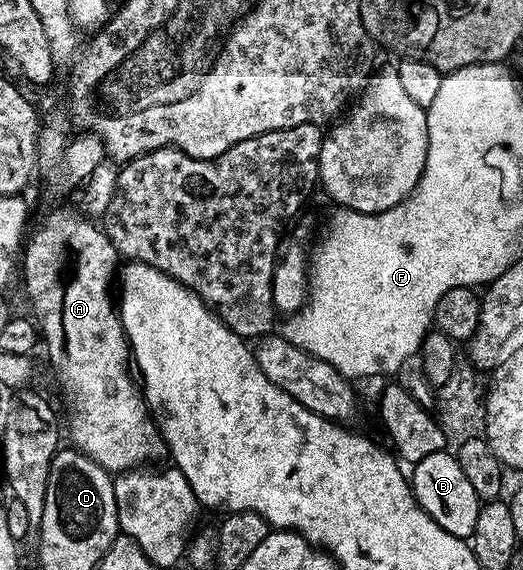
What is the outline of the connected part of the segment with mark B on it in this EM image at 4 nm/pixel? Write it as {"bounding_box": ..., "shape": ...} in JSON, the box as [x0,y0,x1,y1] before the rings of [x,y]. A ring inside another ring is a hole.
{"bounding_box":[410,451,482,539],"shape":[[[448,451],[426,455],[426,459],[411,466],[410,484],[418,504],[434,523],[438,523],[438,527],[442,527],[442,531],[450,531],[450,535],[461,539],[471,538],[482,502],[478,495],[474,495],[474,487],[467,481],[456,456]]]}

